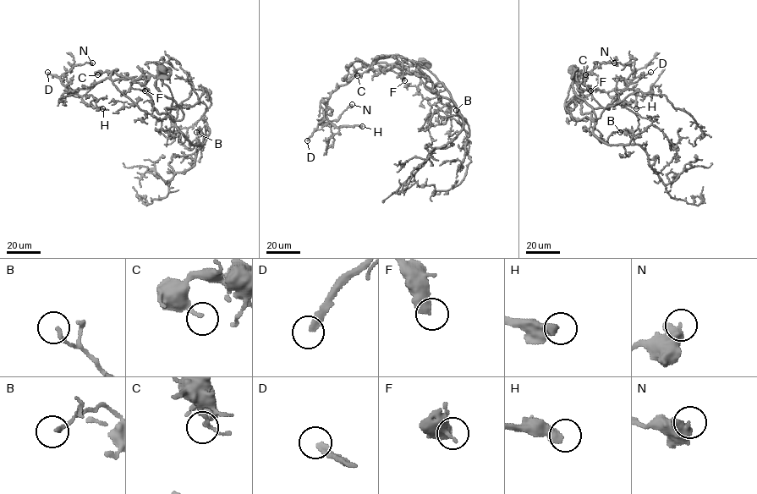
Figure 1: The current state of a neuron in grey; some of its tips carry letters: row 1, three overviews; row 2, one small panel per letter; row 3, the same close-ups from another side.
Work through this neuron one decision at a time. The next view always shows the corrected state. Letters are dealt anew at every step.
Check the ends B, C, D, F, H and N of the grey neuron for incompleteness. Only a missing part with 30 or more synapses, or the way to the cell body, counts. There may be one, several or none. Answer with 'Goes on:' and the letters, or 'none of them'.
Goes on: D, H

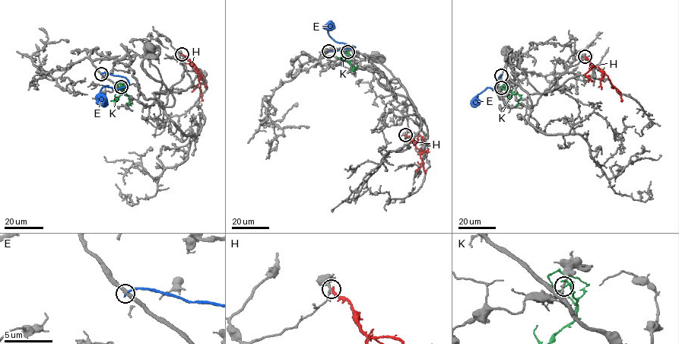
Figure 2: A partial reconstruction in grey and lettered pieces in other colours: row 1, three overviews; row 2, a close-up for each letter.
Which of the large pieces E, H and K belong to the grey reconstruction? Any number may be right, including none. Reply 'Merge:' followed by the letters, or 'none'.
Merge: none

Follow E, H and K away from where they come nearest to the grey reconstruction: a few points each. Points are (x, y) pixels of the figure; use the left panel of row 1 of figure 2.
E: (100, 74), (122, 76), (128, 81), (126, 86), (118, 89), (103, 86), (99, 103), (105, 106)
H: (182, 54), (198, 69), (201, 101)
K: (121, 86), (131, 105)

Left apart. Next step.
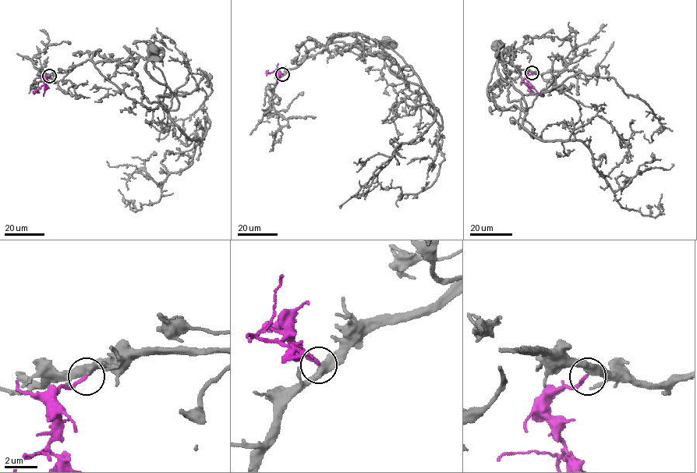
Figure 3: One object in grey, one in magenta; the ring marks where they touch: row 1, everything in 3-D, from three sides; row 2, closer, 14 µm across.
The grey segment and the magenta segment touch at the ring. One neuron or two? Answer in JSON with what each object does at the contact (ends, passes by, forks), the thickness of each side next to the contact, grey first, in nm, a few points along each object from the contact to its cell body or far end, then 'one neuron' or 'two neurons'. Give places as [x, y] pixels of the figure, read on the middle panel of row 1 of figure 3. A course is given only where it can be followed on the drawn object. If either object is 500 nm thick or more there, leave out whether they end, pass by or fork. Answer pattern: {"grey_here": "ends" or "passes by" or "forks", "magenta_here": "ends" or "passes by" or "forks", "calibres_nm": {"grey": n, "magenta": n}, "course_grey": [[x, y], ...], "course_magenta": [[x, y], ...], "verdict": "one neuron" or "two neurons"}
{"grey_here": "passes by", "magenta_here": "ends", "calibres_nm": {"grey": 440, "magenta": 220}, "course_grey": [[282, 74], [294, 69], [310, 50], [355, 32], [374, 40], [401, 69], [411, 69], [379, 42], [385, 42]], "course_magenta": [[282, 74], [278, 69], [266, 75]], "verdict": "one neuron"}

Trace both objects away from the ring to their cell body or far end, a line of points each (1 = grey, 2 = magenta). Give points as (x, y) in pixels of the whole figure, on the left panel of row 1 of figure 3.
1: (49, 75), (90, 59), (135, 101), (148, 108), (175, 110), (177, 97), (146, 71), (152, 49)
2: (49, 76), (45, 78), (44, 83), (33, 94)

